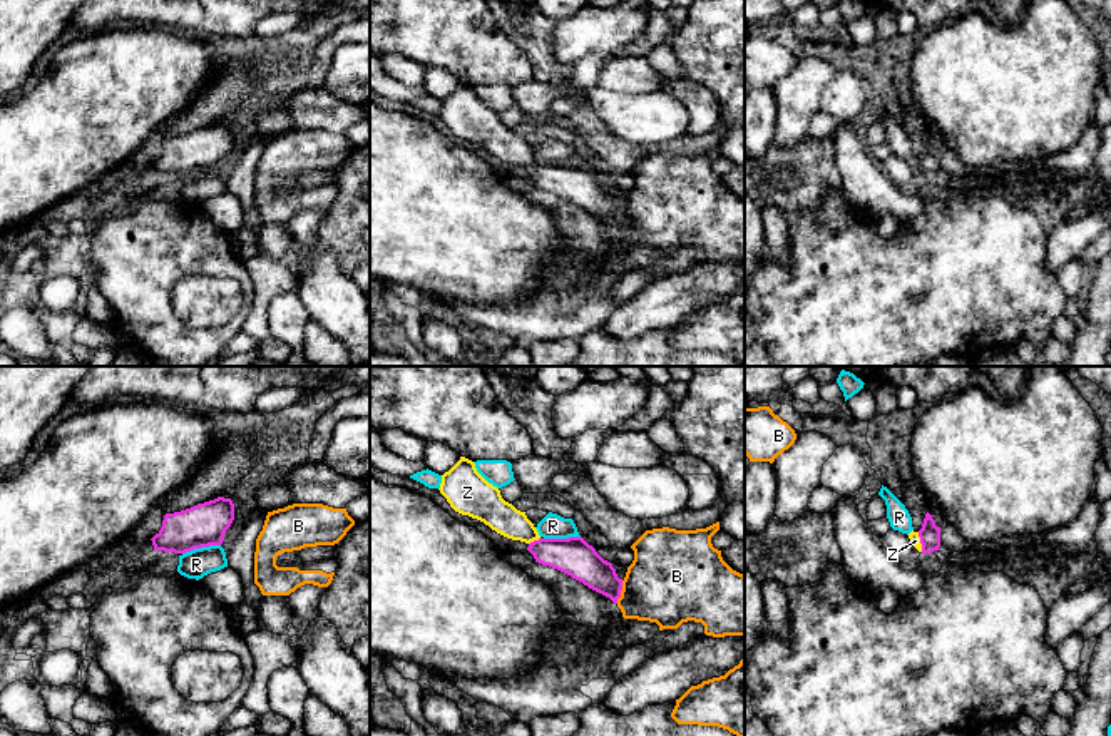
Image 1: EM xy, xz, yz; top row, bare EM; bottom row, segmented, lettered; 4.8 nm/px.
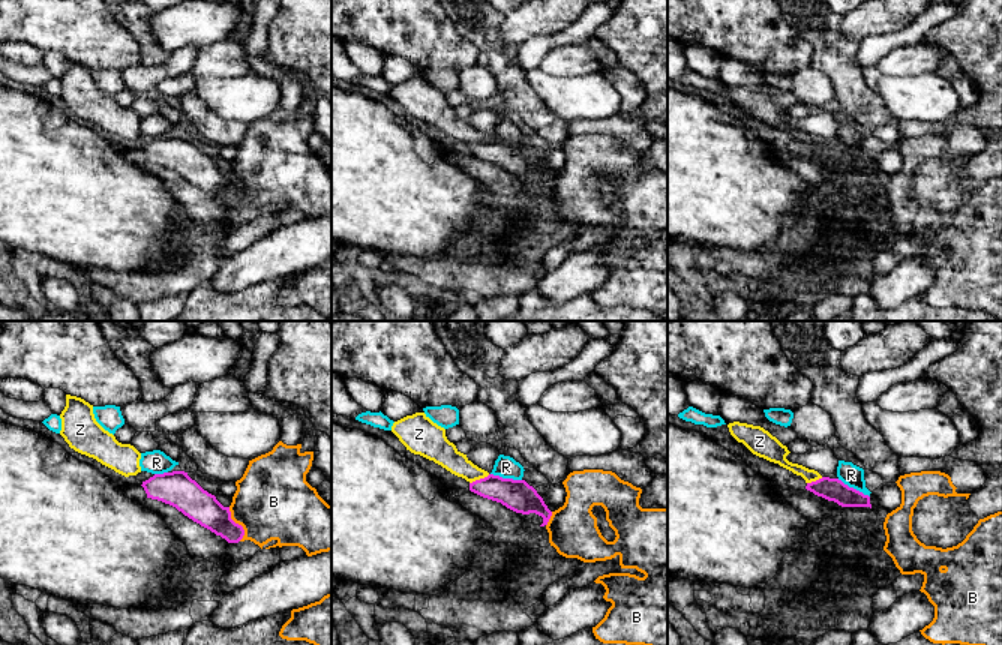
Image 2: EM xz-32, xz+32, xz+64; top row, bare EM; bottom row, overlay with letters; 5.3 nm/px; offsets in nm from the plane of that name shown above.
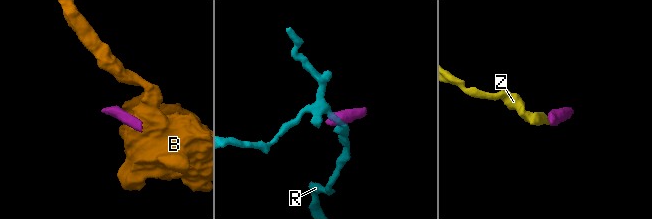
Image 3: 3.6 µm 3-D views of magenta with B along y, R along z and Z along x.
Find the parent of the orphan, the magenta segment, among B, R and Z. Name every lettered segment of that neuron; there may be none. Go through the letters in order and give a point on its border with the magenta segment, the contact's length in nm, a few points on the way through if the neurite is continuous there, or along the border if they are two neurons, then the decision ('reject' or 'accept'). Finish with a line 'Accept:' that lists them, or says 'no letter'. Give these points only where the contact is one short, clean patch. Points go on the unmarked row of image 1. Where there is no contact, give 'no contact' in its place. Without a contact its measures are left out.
B: meets magenta in xz at (619, 218); contact 120 nm long; border along xz (623, 206), (616, 228); reject
R: meets magenta in xy at (201, 171); contact 190 nm long; border along xy (220, 169), (194, 173), (183, 179); reject
Z: meets magenta in yz at (921, 168); contact 100 nm long; runs through yz (929, 159), (921, 168), (914, 163); accept
Accept: Z

